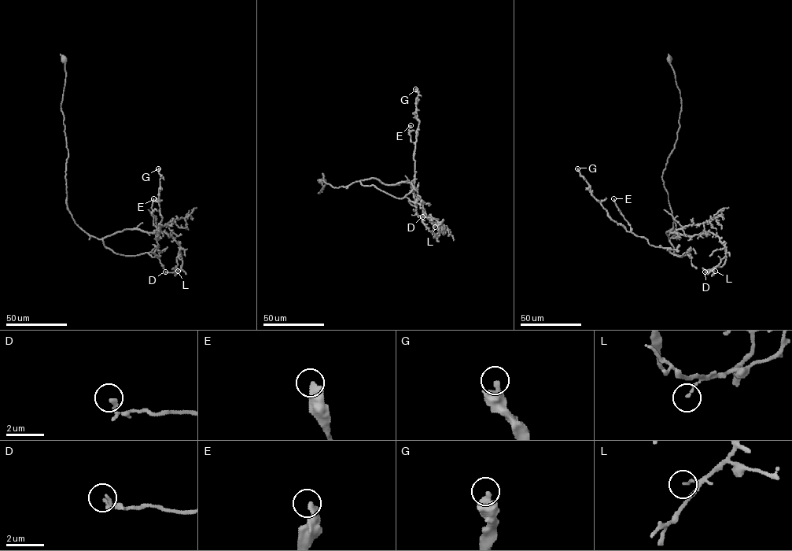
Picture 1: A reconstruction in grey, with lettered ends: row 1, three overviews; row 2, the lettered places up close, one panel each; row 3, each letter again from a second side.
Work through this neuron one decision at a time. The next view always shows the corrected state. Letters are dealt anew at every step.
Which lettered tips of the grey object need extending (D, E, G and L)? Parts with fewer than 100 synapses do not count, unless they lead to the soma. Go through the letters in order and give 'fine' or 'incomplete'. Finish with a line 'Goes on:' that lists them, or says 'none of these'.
D: fine
E: fine
G: fine
L: fine
Goes on: none of these

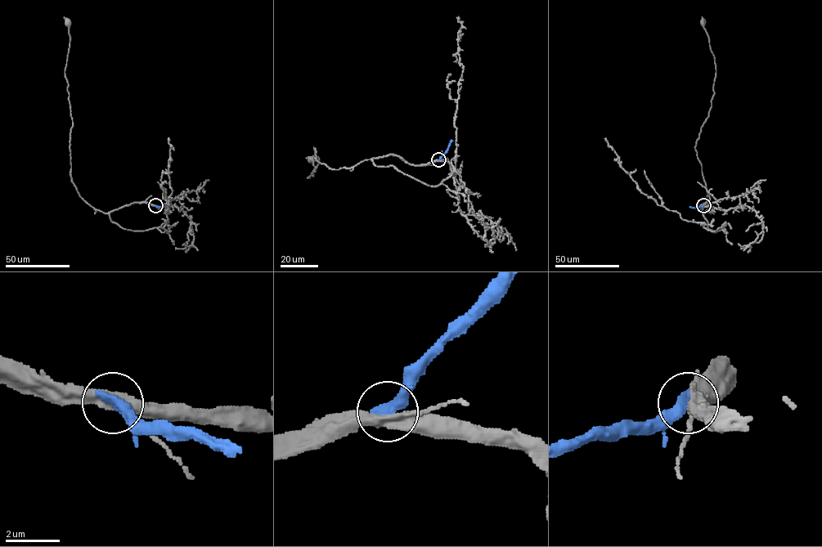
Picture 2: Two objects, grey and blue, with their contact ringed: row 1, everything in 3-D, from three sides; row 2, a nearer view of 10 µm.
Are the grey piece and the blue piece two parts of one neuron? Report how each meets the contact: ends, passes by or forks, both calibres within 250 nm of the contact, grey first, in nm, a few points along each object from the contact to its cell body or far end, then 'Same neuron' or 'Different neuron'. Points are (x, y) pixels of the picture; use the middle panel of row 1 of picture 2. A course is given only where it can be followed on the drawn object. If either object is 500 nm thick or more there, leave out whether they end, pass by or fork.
At the ring grey forks. At the ring blue ends. Thickness 380 nm (grey) against 440 nm. Course of grey: (439, 160), (411, 165), (387, 154), (330, 169), (314, 148), (318, 164), (307, 178), (311, 159). Course of blue: (439, 159), (452, 139). Same neuron

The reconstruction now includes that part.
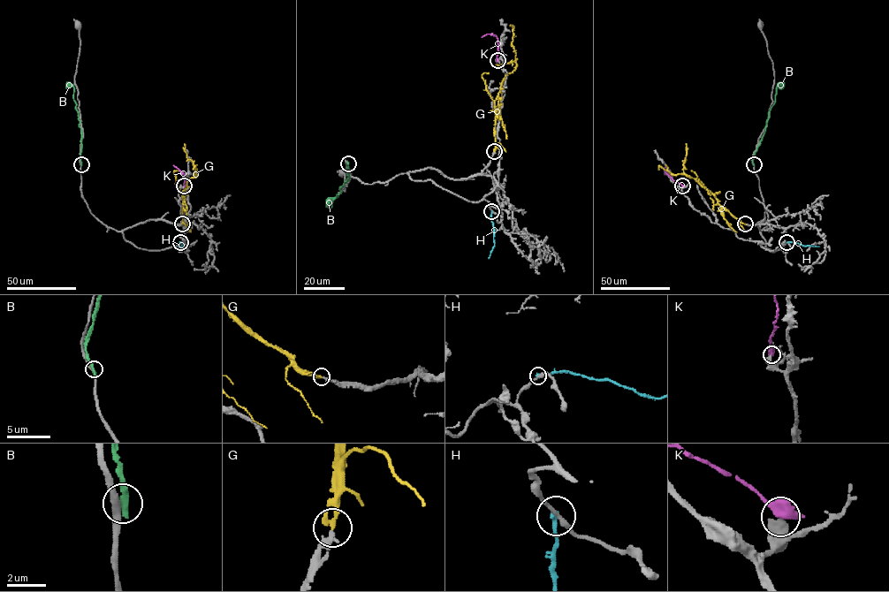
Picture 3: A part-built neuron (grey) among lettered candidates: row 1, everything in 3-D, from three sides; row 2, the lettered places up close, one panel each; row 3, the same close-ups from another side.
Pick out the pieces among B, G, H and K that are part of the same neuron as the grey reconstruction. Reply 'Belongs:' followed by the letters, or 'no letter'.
Belongs: G

